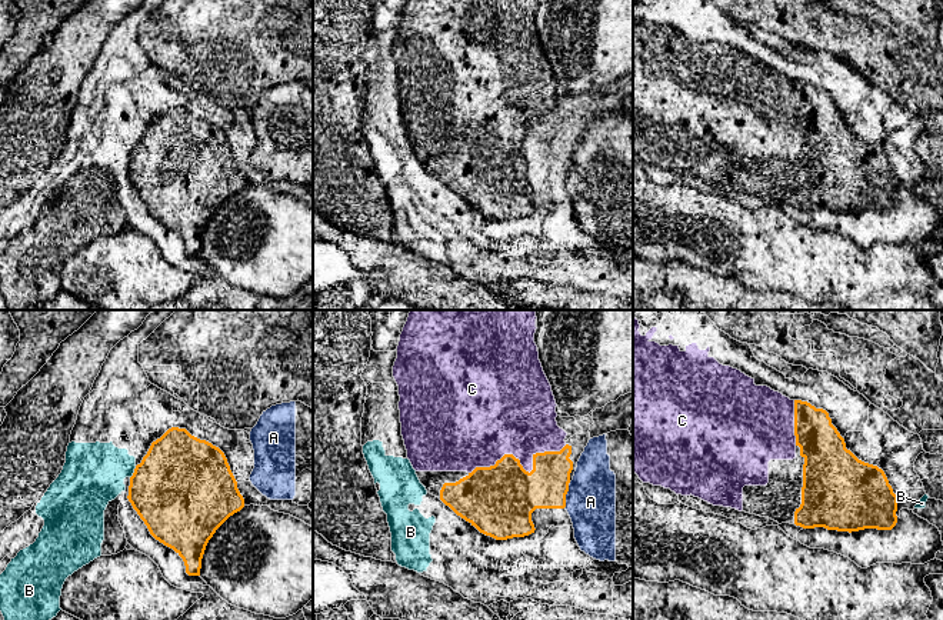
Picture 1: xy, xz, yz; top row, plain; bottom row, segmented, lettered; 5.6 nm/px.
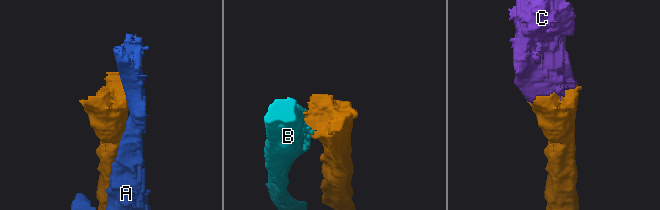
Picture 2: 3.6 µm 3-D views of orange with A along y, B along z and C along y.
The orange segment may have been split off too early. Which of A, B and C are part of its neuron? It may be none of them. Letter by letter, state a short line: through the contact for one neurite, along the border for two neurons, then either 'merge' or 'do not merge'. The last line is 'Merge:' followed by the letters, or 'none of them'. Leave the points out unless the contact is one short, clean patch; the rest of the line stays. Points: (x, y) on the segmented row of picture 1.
A: do not merge
B: xy (136, 466), (130, 477) | do not merge
C: merge
Merge: C

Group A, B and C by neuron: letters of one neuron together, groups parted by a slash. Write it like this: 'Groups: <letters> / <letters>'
Groups: A / B / C

